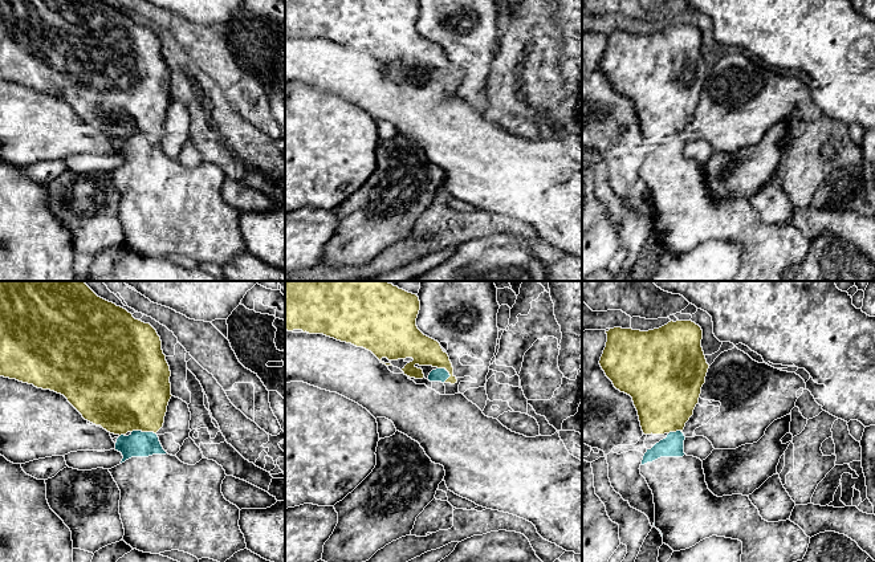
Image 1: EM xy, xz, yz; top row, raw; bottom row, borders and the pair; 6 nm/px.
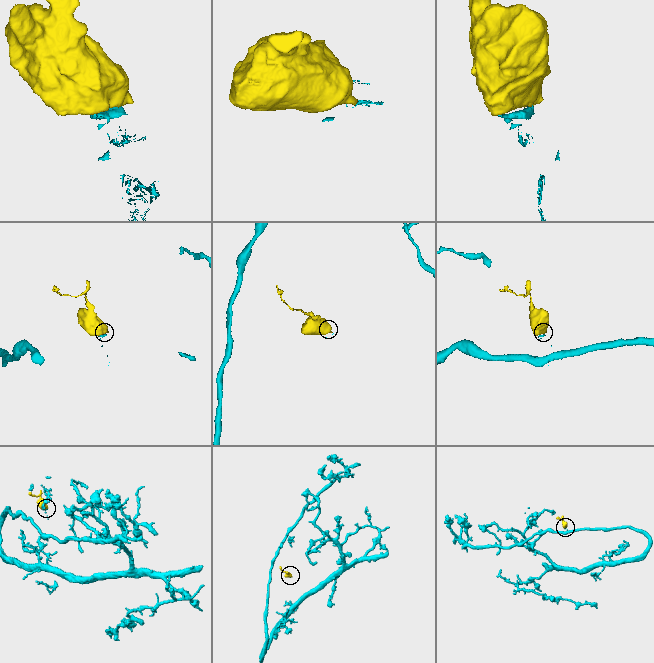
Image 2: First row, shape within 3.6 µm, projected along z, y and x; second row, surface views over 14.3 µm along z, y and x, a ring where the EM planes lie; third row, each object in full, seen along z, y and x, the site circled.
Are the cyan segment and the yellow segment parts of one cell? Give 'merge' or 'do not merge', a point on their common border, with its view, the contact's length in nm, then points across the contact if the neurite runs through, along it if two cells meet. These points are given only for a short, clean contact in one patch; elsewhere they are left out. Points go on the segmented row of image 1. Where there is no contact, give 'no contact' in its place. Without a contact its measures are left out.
merge; meets cyan in xy at (143, 432); contact 150 nm long; runs through xy (138, 444), (143, 439), (143, 432), (143, 415), (129, 394)

